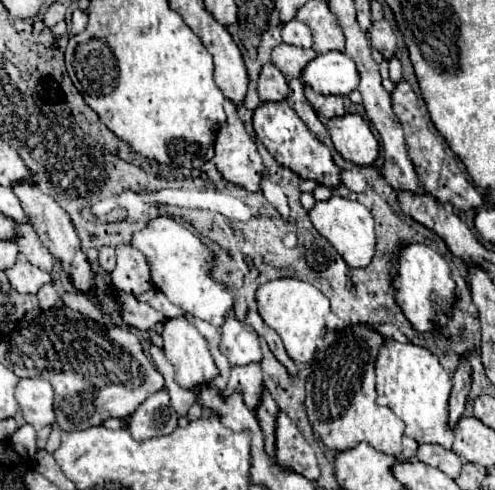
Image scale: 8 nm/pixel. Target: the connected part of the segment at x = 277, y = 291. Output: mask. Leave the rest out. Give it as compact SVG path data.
M281 277L281 279L267 281L257 289L257 309L263 321L279 333L293 361L305 365L313 359L317 341L323 337L325 315L331 311L329 299L315 285L293 279L293 277Z

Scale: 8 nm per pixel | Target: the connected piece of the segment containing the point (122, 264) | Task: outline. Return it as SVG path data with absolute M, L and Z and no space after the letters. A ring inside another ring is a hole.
M131 245L117 247L117 265L111 273L111 281L115 289L135 297L153 289L149 263L143 253L139 253Z

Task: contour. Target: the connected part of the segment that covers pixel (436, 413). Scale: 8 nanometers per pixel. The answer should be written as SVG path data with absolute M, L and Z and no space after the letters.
M385 339L375 361L377 403L389 407L403 423L405 435L417 443L437 443L445 449L453 445L453 431L447 429L447 401L451 393L451 375L441 367L435 353L413 343Z

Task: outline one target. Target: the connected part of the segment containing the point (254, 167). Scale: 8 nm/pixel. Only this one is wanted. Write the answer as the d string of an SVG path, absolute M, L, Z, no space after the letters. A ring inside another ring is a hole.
M225 101L223 107L225 107L225 113L227 113L227 121L221 123L221 125L215 125L215 157L213 157L213 163L217 165L217 169L221 171L221 175L227 181L245 187L247 191L257 191L259 181L261 181L261 177L265 173L261 155L257 153L257 145L247 135L245 127L243 127L243 123L241 123L241 119L237 115L237 107L231 101Z

